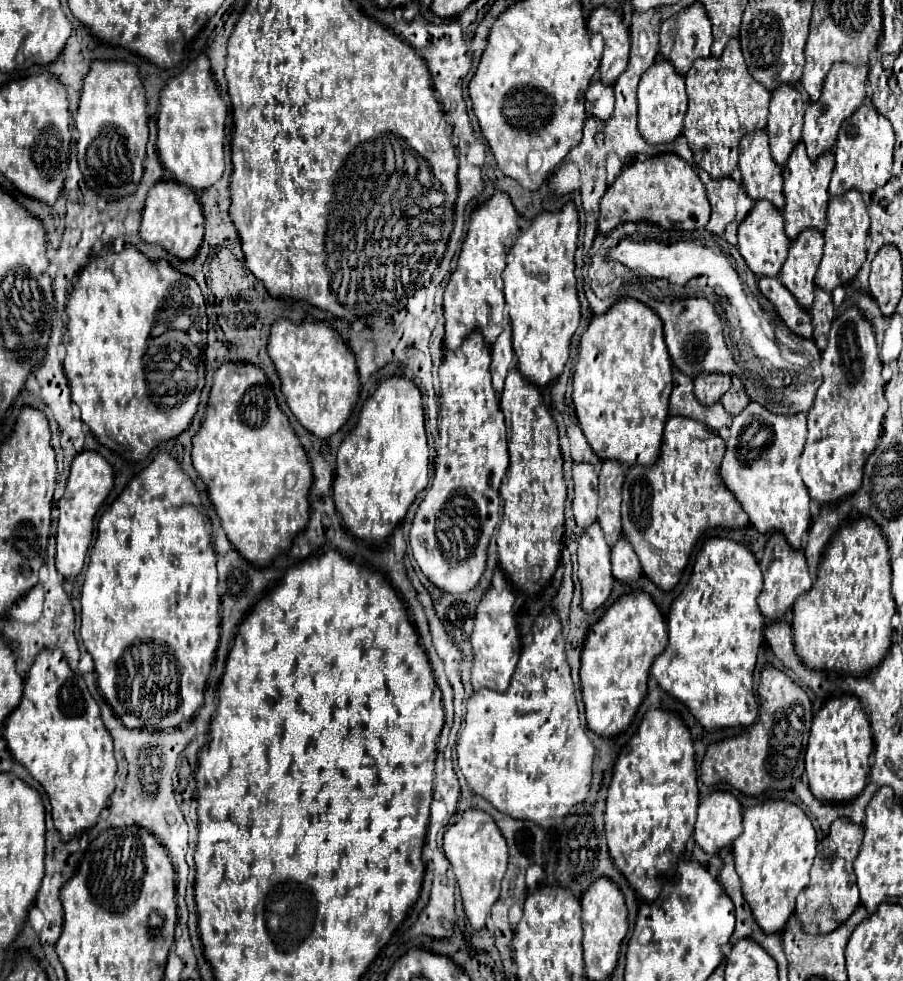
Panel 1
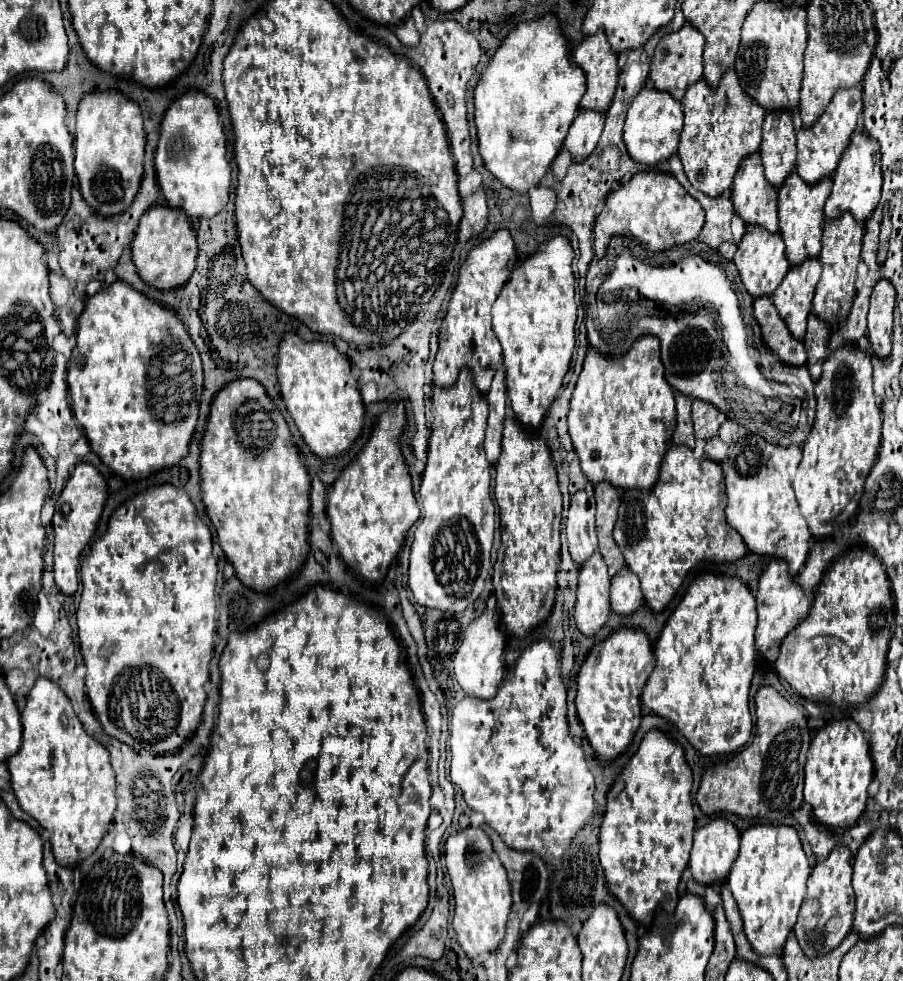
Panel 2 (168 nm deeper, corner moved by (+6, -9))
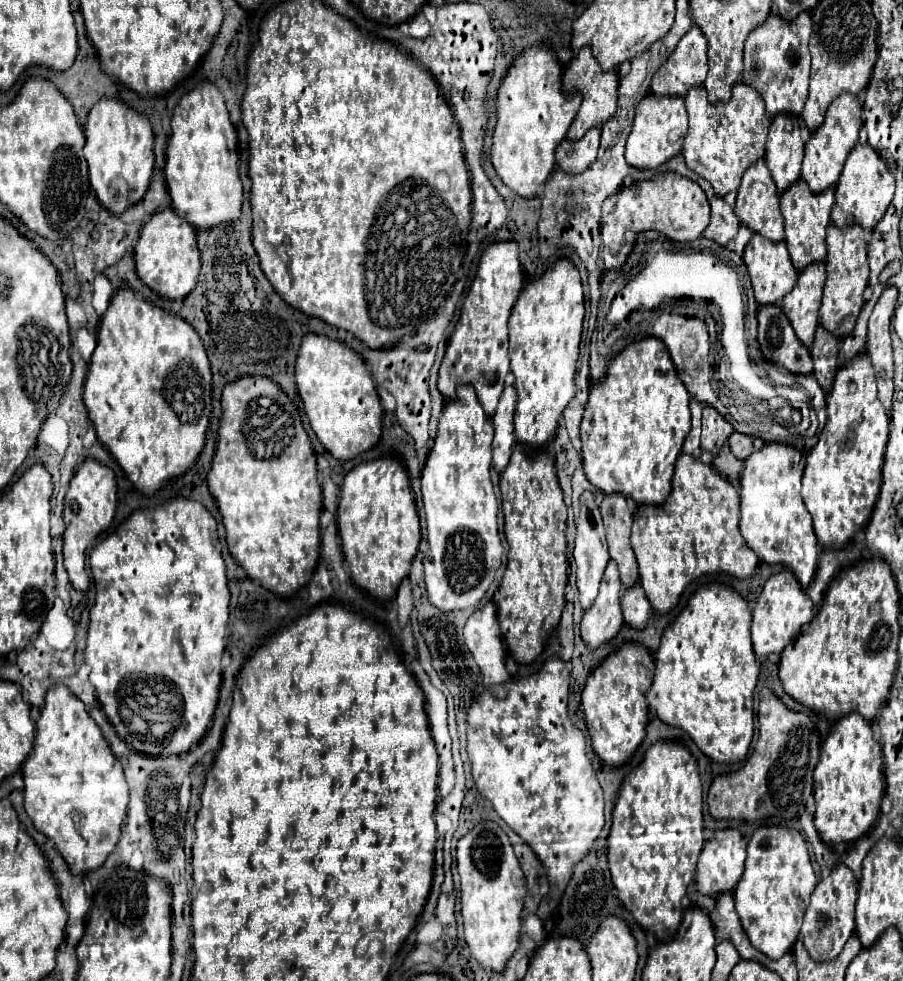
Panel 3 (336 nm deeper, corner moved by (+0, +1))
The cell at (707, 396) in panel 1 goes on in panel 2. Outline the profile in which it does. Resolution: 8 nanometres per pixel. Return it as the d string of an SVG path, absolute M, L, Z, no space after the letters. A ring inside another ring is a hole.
M693 401L693 423L695 423L695 439L711 439L717 435L719 427L725 421L725 413L717 407L711 407L703 401Z

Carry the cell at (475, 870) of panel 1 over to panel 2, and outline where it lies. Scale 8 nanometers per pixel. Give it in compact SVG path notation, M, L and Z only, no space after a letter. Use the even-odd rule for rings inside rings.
M467 827L451 835L445 843L445 861L455 897L455 915L451 925L465 955L479 963L489 953L497 951L497 945L501 945L505 937L505 923L511 911L509 879L503 863L497 859L497 853L491 847L489 835L483 829Z

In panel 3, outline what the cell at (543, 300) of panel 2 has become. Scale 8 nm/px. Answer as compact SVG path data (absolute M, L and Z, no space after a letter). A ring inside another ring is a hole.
M559 259L541 277L531 277L521 289L511 315L509 315L509 357L511 371L515 375L515 389L519 393L517 409L515 409L515 435L521 445L531 449L541 447L549 441L549 437L557 429L557 421L567 407L567 403L575 395L575 365L579 357L581 329L583 329L583 285L579 277L579 269L569 259Z

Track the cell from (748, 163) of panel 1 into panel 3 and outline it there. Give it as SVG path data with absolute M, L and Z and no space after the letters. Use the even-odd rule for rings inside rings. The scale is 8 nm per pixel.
M763 159L755 161L743 175L741 185L737 189L737 201L735 201L735 215L743 225L747 225L751 231L761 233L763 237L771 241L781 241L785 237L785 221L779 209L779 191L775 187L775 181L771 179L771 173Z

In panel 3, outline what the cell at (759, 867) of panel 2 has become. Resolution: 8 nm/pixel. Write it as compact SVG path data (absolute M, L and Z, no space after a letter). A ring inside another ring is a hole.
M761 825L747 843L745 871L733 891L735 907L745 933L755 949L771 959L791 951L799 937L801 921L807 909L809 895L817 885L807 843L797 829L781 825Z

